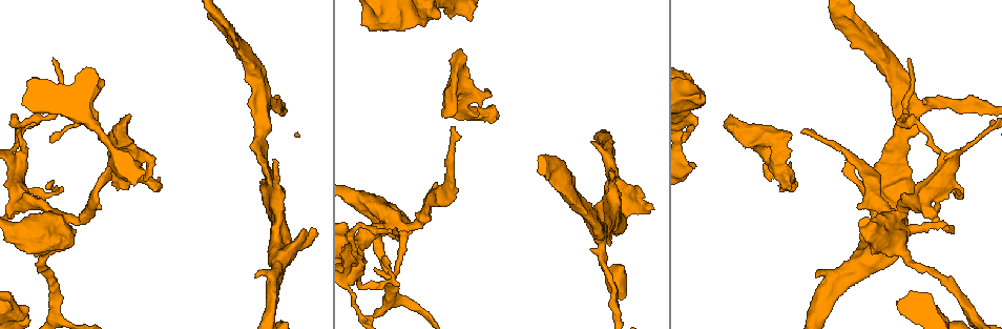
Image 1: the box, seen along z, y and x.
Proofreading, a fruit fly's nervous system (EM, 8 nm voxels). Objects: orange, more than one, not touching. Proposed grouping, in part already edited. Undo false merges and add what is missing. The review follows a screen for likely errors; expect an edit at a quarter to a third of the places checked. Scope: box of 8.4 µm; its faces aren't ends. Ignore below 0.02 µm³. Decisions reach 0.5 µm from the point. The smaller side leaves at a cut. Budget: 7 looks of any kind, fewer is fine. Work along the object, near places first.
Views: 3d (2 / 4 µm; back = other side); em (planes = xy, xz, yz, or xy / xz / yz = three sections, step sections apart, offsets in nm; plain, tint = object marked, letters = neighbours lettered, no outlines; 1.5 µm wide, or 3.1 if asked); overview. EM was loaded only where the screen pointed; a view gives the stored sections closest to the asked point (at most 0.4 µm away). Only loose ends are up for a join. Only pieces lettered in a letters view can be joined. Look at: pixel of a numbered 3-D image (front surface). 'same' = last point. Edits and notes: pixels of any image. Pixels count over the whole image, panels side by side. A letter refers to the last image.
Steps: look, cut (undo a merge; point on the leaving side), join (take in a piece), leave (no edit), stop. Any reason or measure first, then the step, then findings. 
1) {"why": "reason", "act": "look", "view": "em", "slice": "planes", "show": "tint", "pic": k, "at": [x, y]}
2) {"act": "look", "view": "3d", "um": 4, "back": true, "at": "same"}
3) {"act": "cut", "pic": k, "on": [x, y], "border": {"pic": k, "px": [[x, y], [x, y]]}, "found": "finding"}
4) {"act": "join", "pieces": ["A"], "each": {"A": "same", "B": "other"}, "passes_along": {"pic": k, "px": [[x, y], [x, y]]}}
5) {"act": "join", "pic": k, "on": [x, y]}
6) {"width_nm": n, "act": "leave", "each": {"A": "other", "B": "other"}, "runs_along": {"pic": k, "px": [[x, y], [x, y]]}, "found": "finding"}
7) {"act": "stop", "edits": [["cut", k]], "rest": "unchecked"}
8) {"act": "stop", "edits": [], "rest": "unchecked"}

{"why": "stops while still wide", "act": "look", "view": "3d", "um": 4, "pic": 1, "at": [28, 97]}

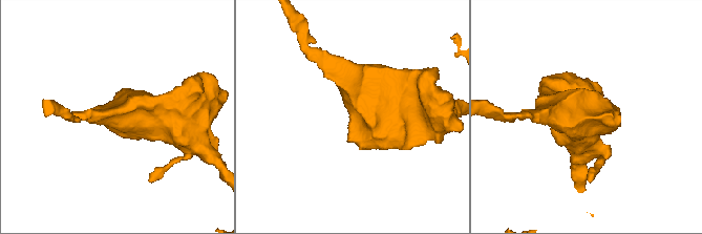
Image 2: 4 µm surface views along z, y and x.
{"act": "look", "view": "em", "slice": "xy", "step": 8, "show": "tint", "pic": 2, "at": [350, 130]}

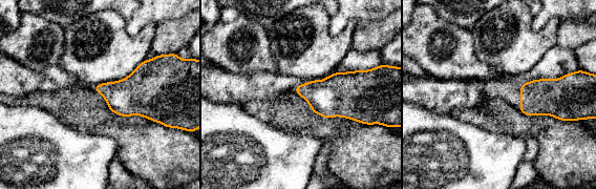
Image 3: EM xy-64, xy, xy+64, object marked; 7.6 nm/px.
{"why": "another direction", "act": "look", "view": "em", "slice": "planes", "show": "letters", "at": "same"}

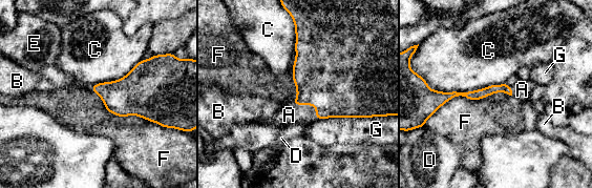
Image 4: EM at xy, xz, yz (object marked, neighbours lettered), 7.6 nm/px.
{"act": "join", "pieces": ["A"], "each": {"A": "same", "B": "other", "C": "other", "D": "other", "E": "other", "F": "other", "G": "other"}, "passes_along": {"pic": 4, "px": [[325, 76], [310, 104], [289, 115]]}, "found": "it goes on there"}

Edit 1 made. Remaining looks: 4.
{"act": "look", "view": "overview"}

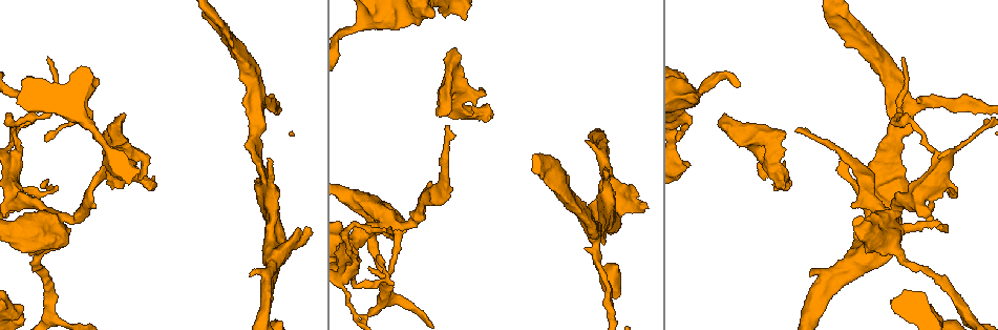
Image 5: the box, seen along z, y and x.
{"why": "free end", "act": "look", "view": "em", "slice": "planes", "show": "letters", "pic": 5, "at": [686, 164]}

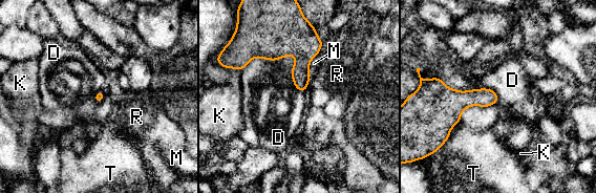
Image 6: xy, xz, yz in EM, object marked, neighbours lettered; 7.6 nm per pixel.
{"act": "leave", "each": {"D": "other", "K": "other", "M": "other", "R": "other", "T": "other"}, "found": "no lettered piece goes on from it"}

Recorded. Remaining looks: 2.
{"why": "branch stops here", "act": "look", "view": "em", "slice": "planes", "show": "plain", "pic": 5, "at": [850, 206]}

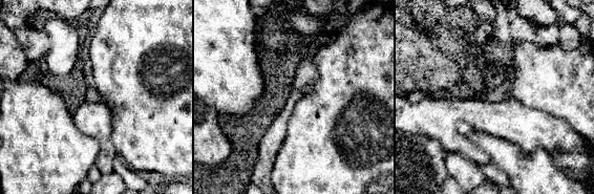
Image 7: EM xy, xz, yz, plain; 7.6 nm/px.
{"why": "see the neighbours", "act": "look", "view": "em", "slice": "planes", "show": "letters", "at": "same"}

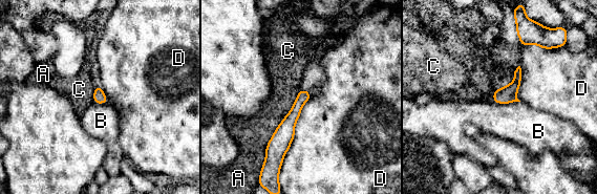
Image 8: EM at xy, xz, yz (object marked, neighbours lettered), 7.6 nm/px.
{"longest_contact_nm": ["D", 550], "act": "leave", "each": {"A": "other", "B": "other", "C": "other", "D": "other"}, "border": {"pic": 8, "px": [[493, 101], [497, 103], [519, 102]]}, "found": "none of them fits"}

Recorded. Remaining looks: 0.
{"act": "stop", "edits": [["join", 4]], "rest": "unchecked"}

